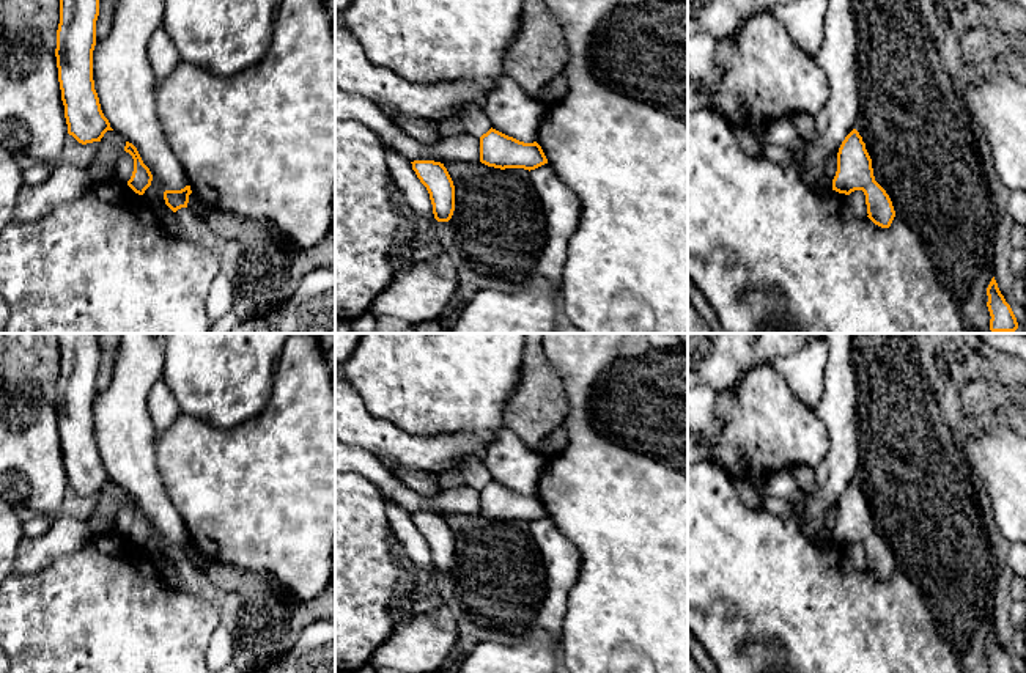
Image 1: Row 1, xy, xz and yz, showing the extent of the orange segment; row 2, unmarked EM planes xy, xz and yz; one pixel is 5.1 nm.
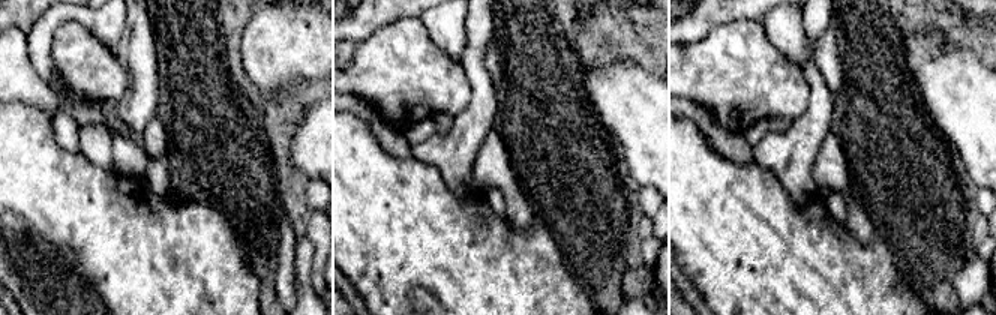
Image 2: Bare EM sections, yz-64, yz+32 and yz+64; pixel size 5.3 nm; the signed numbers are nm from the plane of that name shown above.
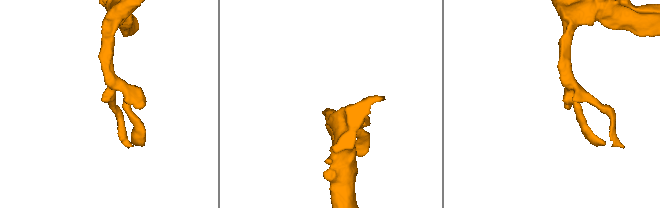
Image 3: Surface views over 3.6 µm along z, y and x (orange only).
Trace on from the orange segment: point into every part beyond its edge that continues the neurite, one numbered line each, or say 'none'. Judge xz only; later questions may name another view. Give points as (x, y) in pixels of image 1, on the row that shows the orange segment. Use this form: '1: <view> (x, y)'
none

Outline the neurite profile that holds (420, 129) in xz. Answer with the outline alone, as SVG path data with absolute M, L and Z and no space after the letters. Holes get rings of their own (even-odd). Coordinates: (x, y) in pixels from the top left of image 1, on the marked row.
M378 107L393 124L422 145L434 145L441 138L439 131L433 127L433 121L393 115L389 107Z

